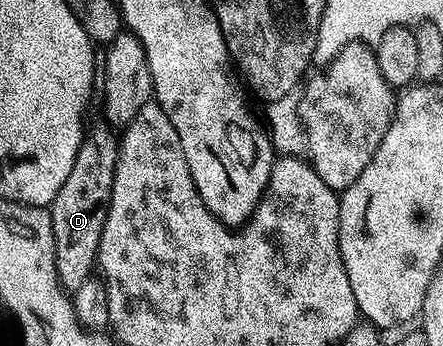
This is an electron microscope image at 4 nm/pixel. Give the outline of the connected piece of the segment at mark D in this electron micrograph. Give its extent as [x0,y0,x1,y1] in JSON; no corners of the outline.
[49,126,120,293]

